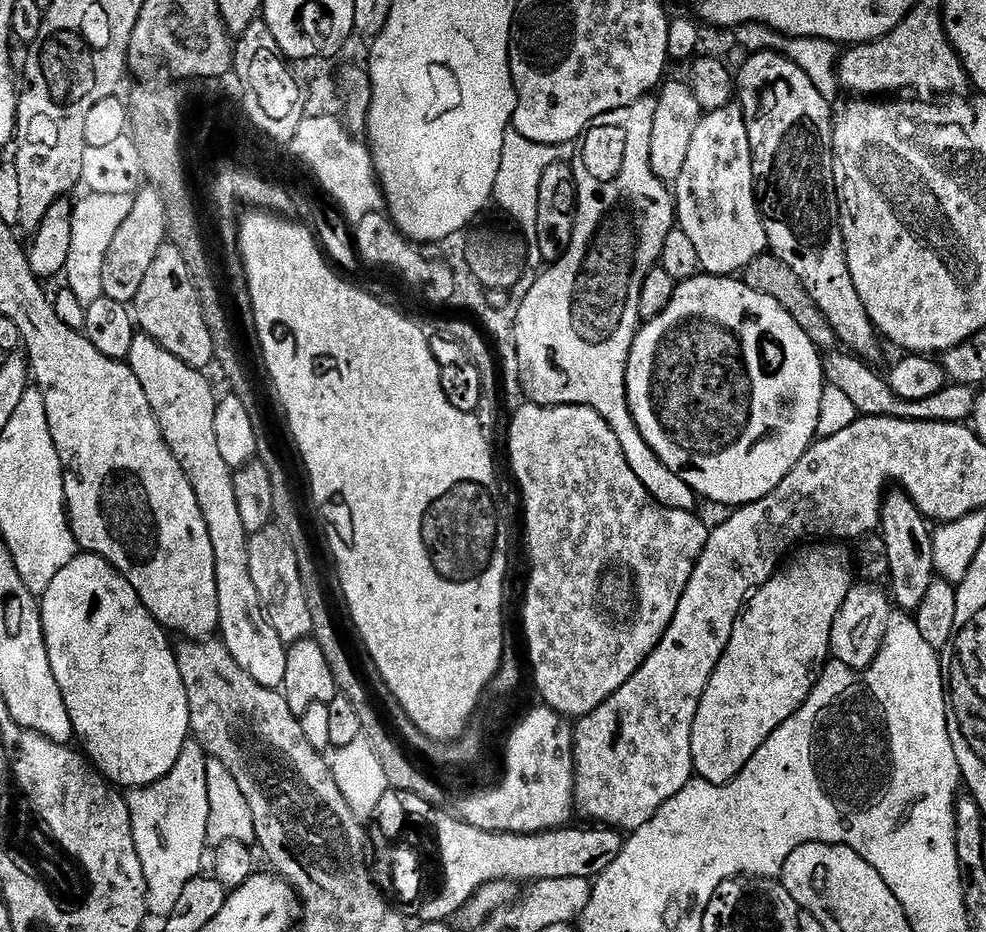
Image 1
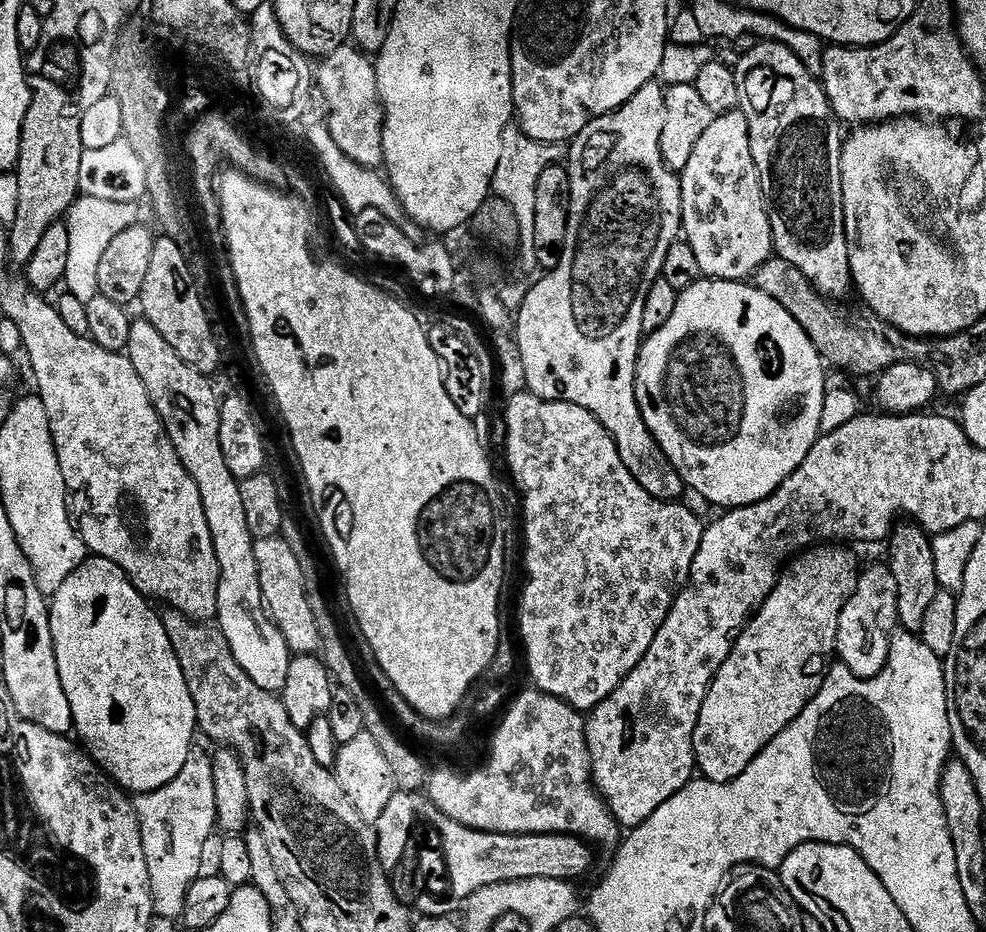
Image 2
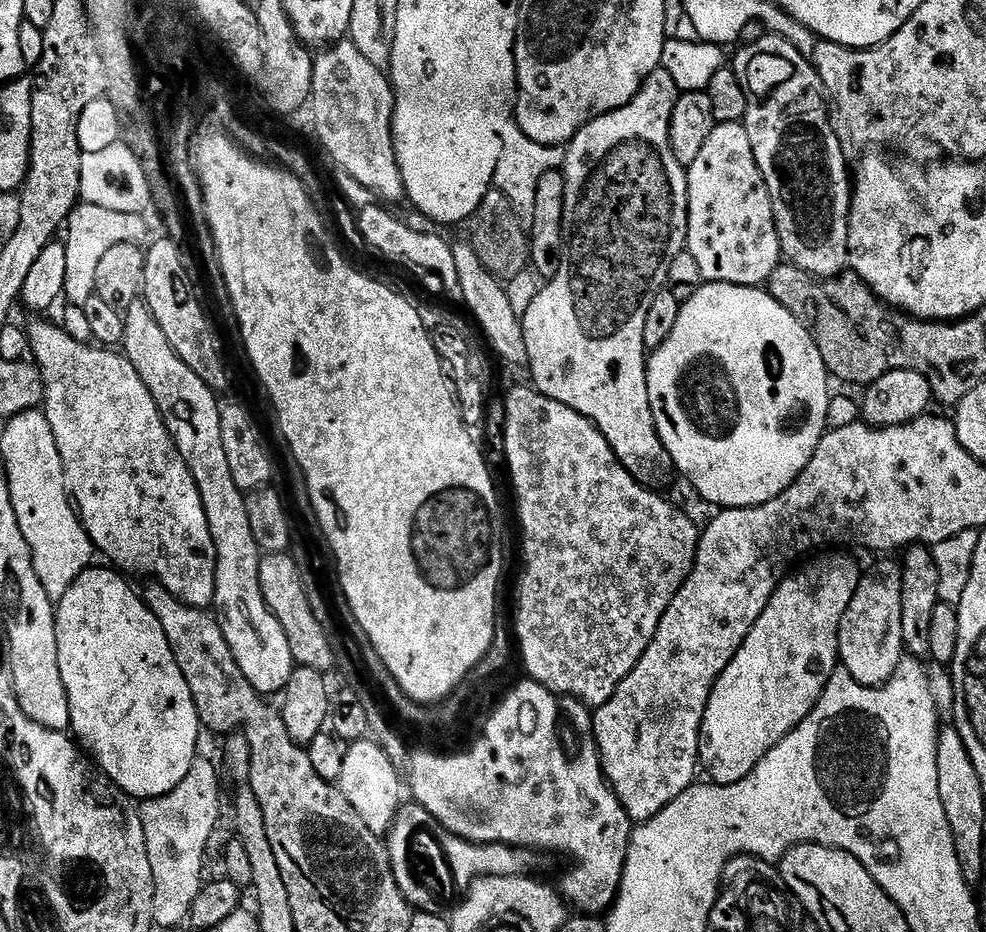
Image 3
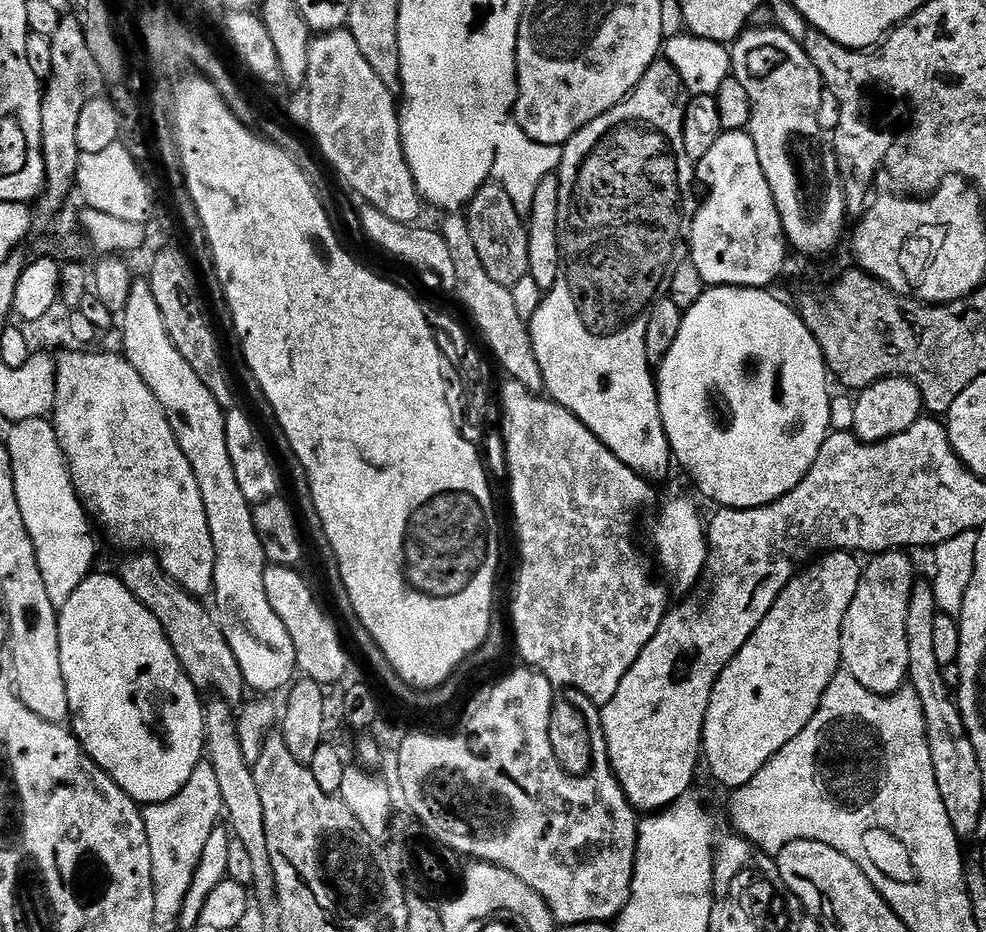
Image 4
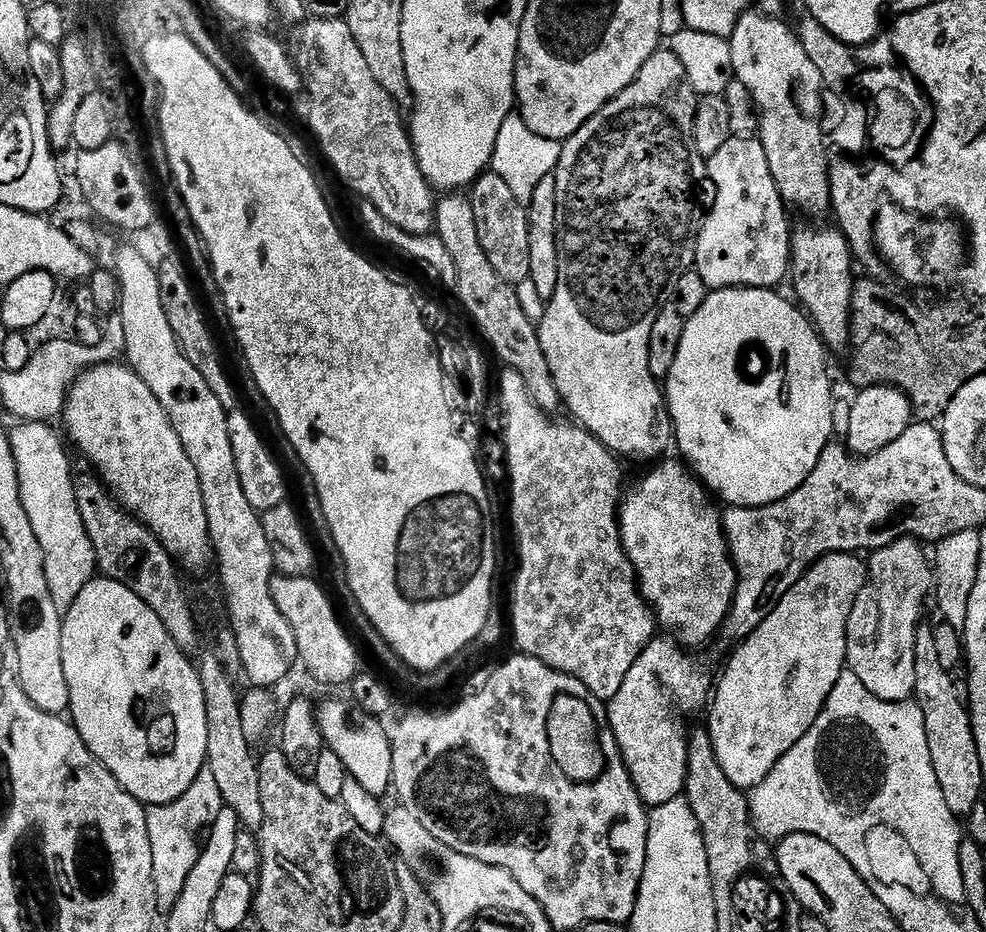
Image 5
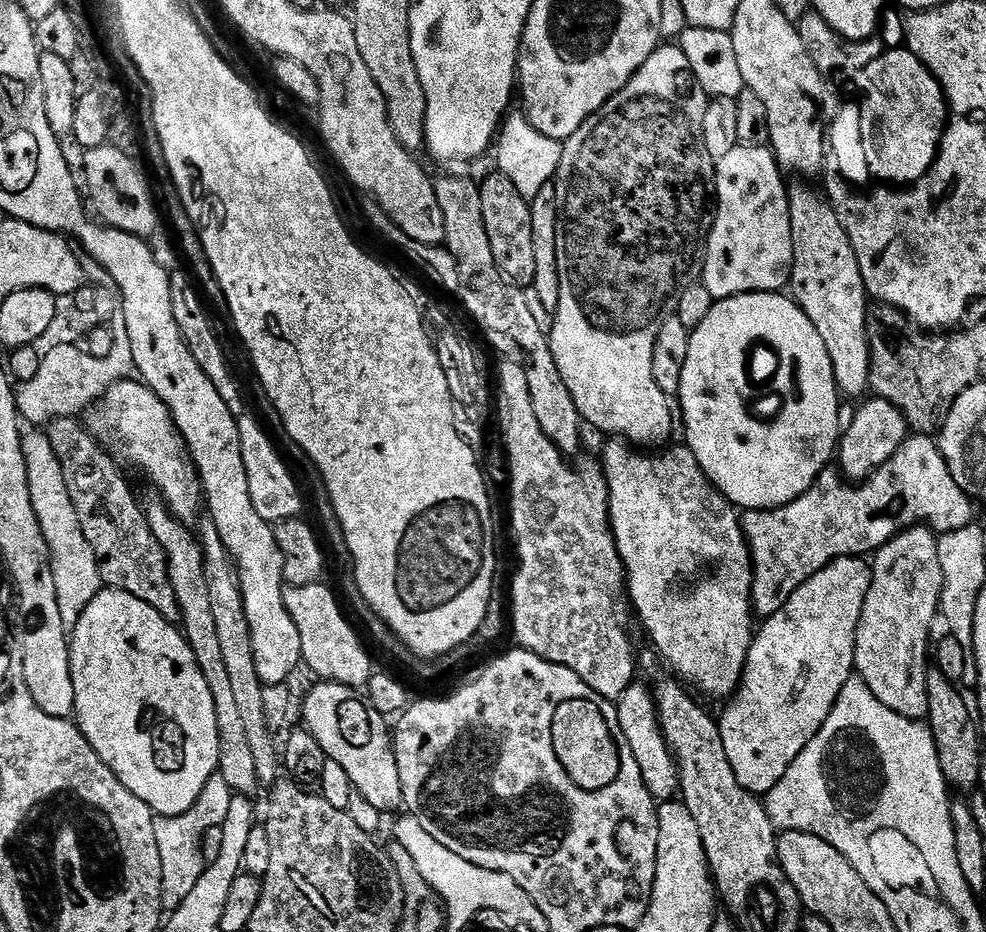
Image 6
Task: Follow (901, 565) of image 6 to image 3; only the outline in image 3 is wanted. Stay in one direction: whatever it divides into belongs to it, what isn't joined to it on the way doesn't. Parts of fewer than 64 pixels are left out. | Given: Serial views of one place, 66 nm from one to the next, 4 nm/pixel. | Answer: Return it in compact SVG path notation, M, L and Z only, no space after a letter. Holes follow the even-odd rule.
M884 558L881 564L865 571L858 582L858 590L854 590L854 598L850 598L850 606L846 606L846 614L840 623L840 658L839 663L860 684L871 688L879 688L894 674L905 655L902 638L902 576L900 564L892 558Z

